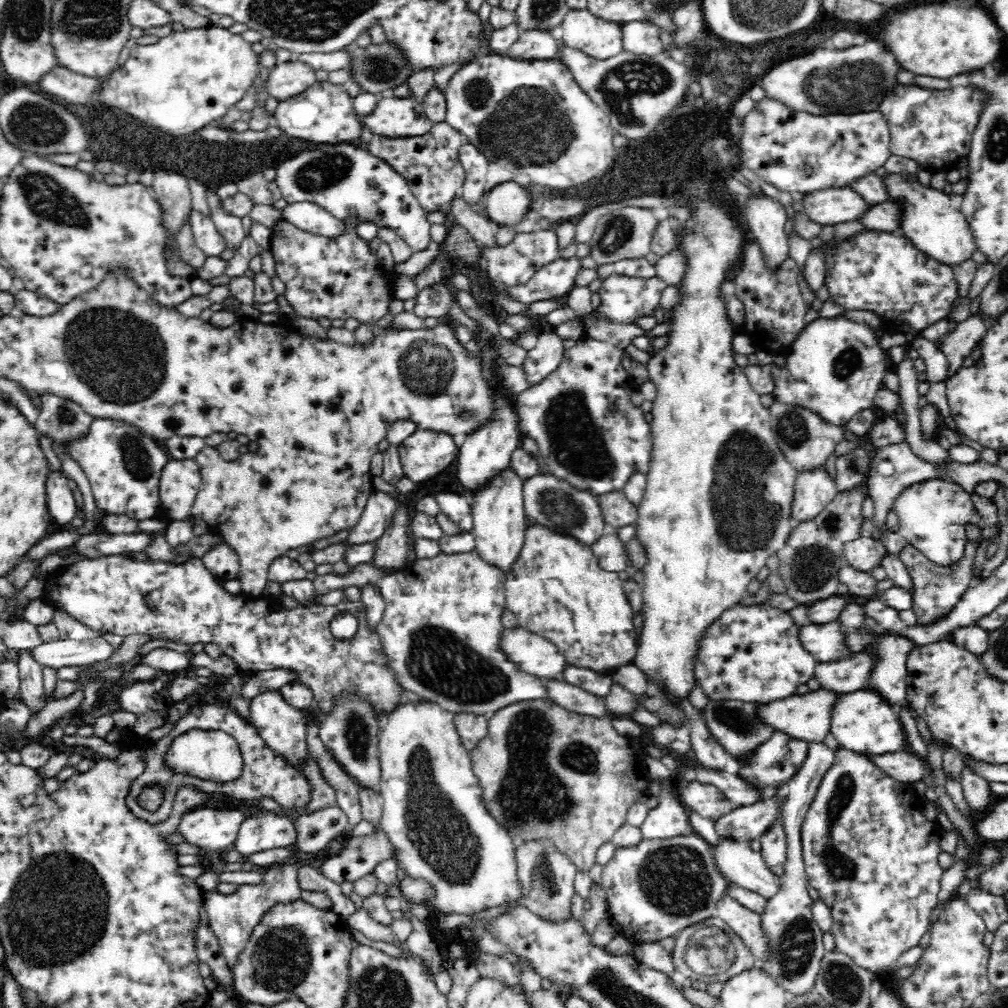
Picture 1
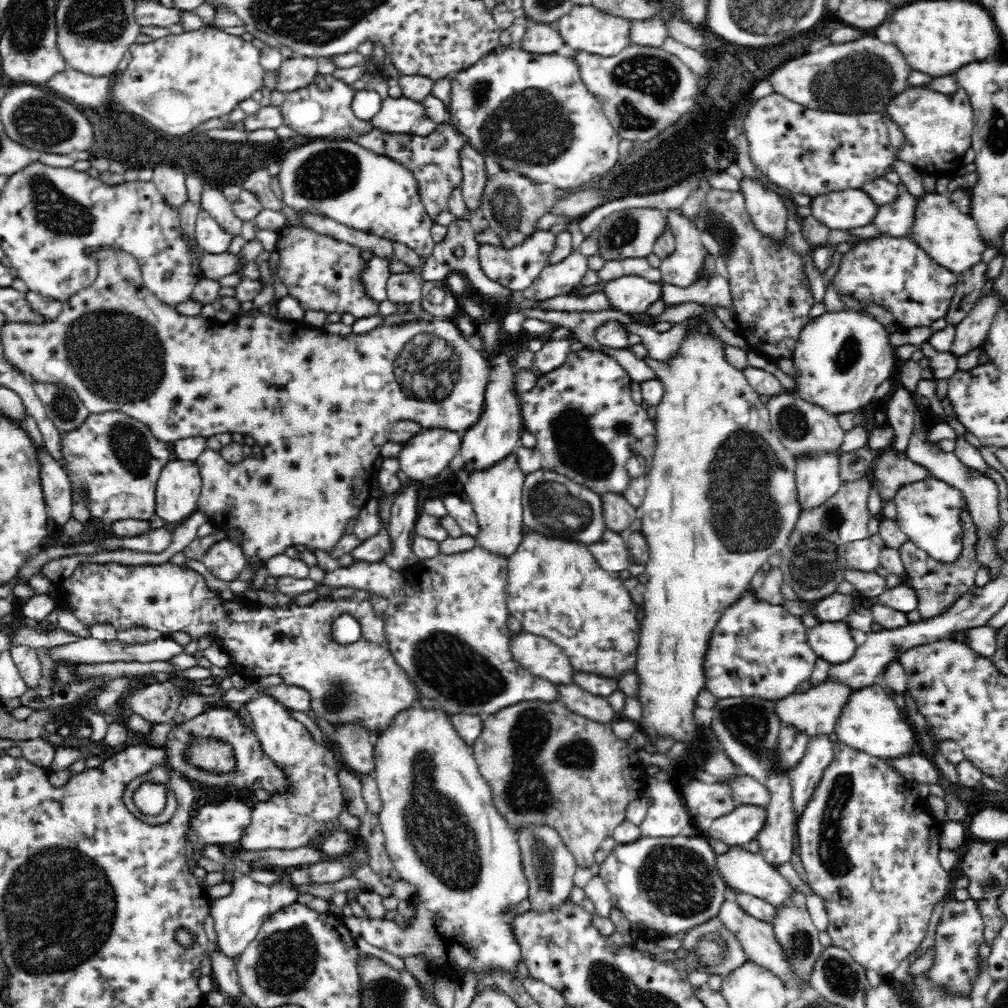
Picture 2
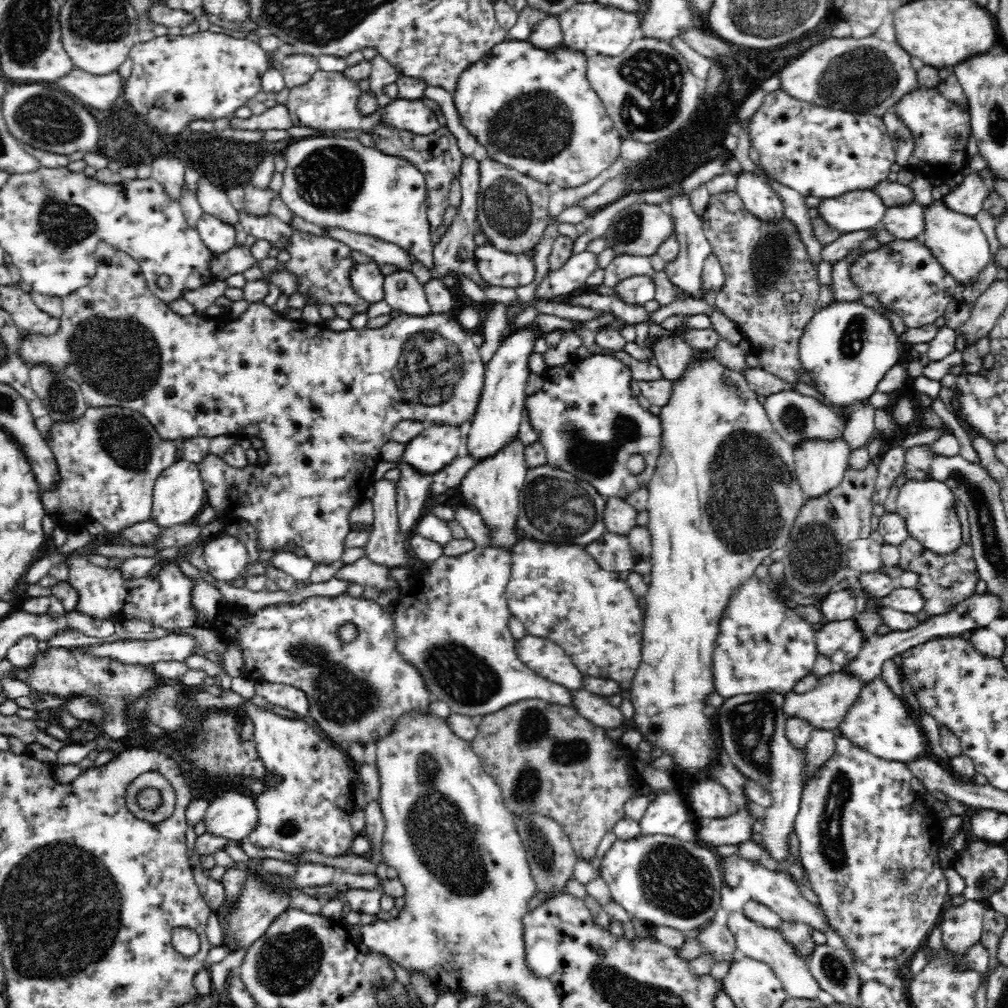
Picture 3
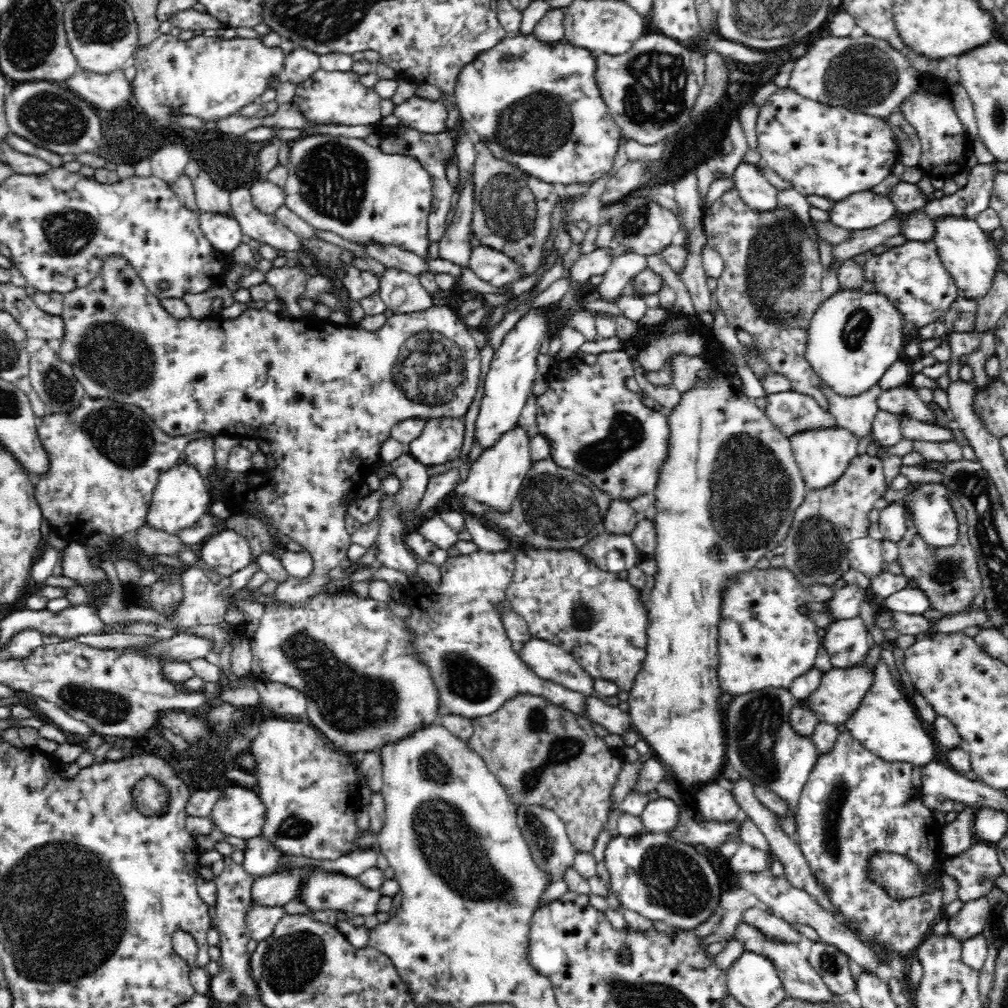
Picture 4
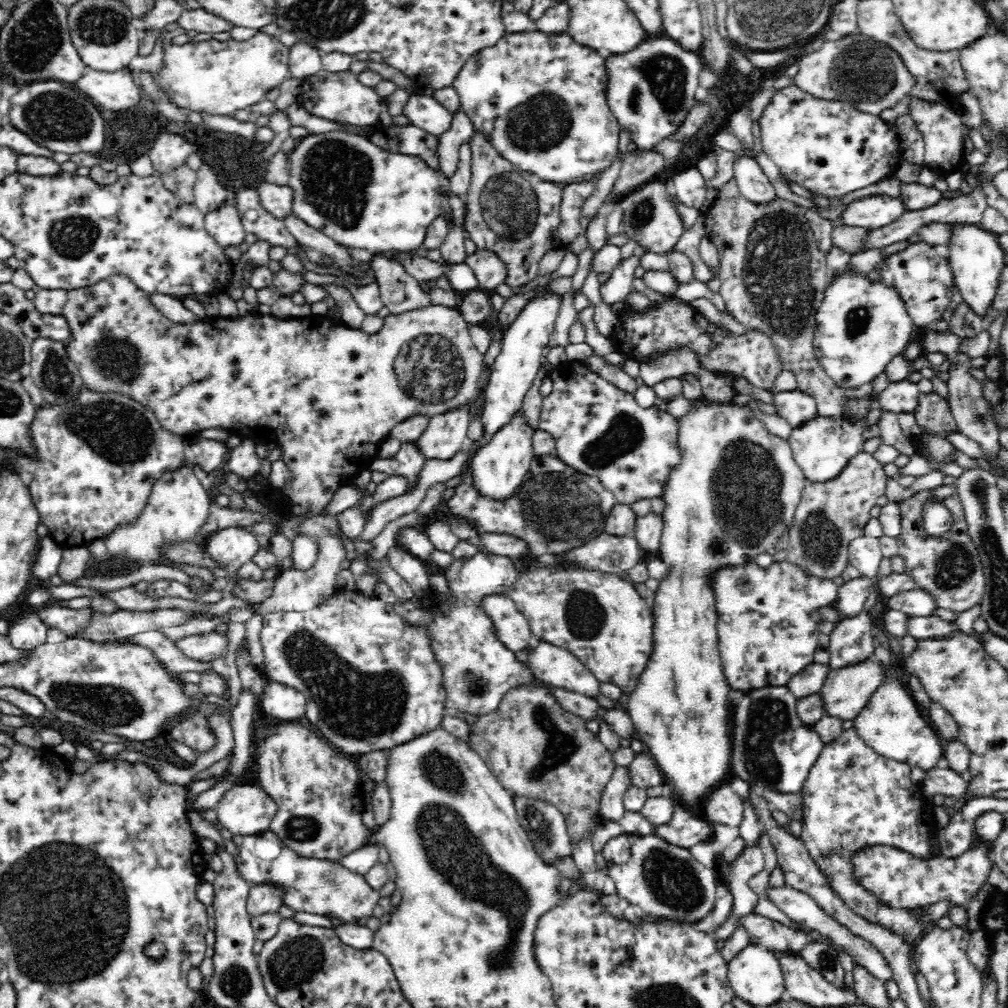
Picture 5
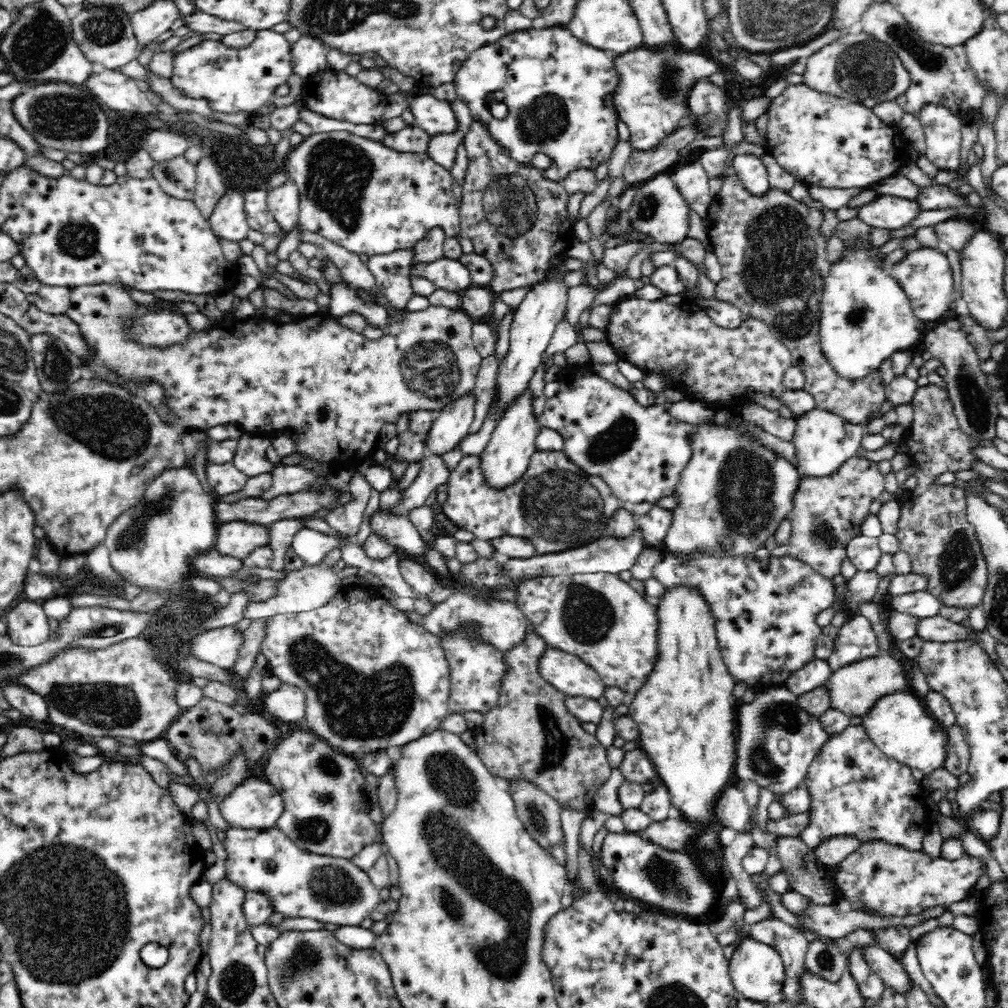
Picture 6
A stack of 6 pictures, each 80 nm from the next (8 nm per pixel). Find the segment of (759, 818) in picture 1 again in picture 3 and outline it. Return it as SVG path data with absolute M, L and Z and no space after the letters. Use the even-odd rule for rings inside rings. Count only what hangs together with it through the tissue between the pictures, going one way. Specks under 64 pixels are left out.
M738 808L726 817L716 817L706 826L697 826L697 838L714 848L716 845L748 842L752 839L754 826L758 824L758 815L748 808Z

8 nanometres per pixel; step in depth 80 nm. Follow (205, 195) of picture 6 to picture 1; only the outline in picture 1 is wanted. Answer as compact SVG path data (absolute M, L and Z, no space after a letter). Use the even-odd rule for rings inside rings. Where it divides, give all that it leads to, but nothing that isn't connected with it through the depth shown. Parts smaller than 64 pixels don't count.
M213 189L206 191L205 200L210 208L211 219L218 232L223 236L225 248L236 252L246 237L246 230L244 230L241 218L232 216L219 207L220 198L215 195Z

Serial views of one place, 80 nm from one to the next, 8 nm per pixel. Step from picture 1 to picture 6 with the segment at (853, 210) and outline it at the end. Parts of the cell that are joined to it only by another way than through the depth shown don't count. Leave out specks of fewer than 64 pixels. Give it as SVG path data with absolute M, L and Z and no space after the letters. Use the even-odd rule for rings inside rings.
M884 195L860 205L855 219L874 228L893 229L905 225L918 211L915 201Z

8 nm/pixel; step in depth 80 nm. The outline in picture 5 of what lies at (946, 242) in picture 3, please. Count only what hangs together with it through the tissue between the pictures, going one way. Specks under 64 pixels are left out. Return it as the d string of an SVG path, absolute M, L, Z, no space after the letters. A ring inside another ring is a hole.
M953 222L949 225L949 239L946 243L948 258L946 259L949 269L953 274L958 292L962 294L963 300L978 315L990 306L993 294L996 292L999 274L1005 267L1004 249L998 242L998 236L987 231L977 223Z

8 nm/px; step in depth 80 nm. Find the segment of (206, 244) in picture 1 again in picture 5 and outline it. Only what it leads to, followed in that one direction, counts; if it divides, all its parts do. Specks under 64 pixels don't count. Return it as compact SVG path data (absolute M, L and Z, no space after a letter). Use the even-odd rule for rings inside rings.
M233 197L224 202L218 210L207 212L203 218L204 228L222 250L236 248L244 242L244 232L240 217L233 203Z

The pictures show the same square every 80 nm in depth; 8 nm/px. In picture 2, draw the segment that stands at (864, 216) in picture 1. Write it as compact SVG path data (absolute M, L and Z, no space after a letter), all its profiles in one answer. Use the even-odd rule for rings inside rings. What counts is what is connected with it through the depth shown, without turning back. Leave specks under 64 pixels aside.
M896 181L898 194L892 202L877 208L869 224L876 226L876 230L893 236L908 237L913 221L915 199L910 194L902 181Z

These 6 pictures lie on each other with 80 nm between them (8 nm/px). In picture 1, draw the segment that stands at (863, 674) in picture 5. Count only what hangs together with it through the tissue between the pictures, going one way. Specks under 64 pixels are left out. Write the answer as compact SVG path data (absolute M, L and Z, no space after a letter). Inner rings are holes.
M819 688L809 692L799 692L788 698L770 701L755 708L755 716L772 728L774 732L783 732L785 736L804 742L823 742L829 732L829 710L838 696L835 692Z

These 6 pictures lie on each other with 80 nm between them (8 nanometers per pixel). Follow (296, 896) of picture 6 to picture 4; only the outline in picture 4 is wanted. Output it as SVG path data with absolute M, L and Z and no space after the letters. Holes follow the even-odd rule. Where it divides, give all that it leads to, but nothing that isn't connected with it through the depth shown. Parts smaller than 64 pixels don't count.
M256 836L246 840L242 866L254 878L272 873L287 873L293 867L282 856L286 856L286 853L279 852L264 837ZM304 866L304 867L314 867L312 870L312 876L310 876L310 880L302 886L302 890L300 890L300 897L314 909L314 911L320 910L336 910L337 912L344 912L346 914L347 920L352 918L352 916L368 916L368 914L377 914L378 908L378 900L382 898L382 893L379 890L370 890L365 886L362 886L359 882L357 882L356 877L352 876L344 876L343 874L328 874L325 870L319 870L319 868L315 868L315 866Z

